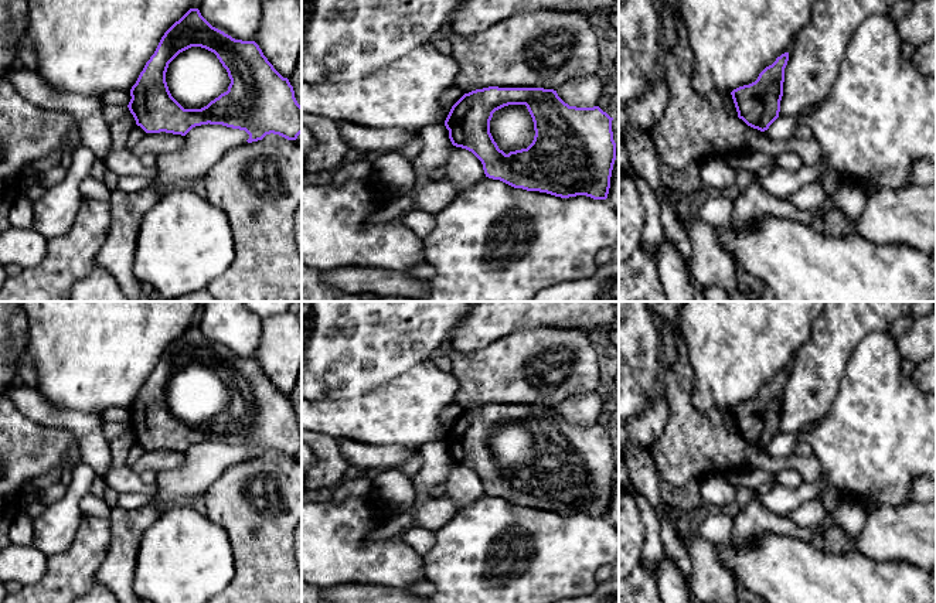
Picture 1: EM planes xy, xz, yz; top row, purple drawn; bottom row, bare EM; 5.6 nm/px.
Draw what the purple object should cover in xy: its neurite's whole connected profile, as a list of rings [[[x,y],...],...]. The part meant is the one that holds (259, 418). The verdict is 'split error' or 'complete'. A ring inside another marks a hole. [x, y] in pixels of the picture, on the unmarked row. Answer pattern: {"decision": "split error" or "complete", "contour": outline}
{"decision": "complete", "contour": [[[190,326],[164,350],[154,371],[132,403],[130,413],[127,425],[136,442],[146,450],[166,449],[186,453],[193,444],[208,440],[245,447],[249,452],[248,460],[262,457],[270,450],[296,457],[302,450],[302,423],[295,415],[289,396],[273,385],[255,358],[235,357],[212,344],[198,326]],[[191,364],[214,369],[231,396],[228,408],[201,426],[184,426],[171,413],[166,399],[169,381]]]}

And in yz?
{"decision": "complete", "contour": [[[784,369],[755,399],[731,409],[738,435],[748,443],[765,449],[779,435],[787,378],[789,369]]]}

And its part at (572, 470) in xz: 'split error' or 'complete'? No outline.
complete

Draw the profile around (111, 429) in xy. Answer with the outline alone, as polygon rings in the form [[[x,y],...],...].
[[[105,420],[102,423],[102,429],[109,443],[112,443],[116,437],[130,430],[127,423],[105,422]]]

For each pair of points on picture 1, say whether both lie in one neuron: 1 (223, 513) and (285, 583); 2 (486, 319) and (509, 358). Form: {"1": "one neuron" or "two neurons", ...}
{"1": "one neuron", "2": "two neurons"}

